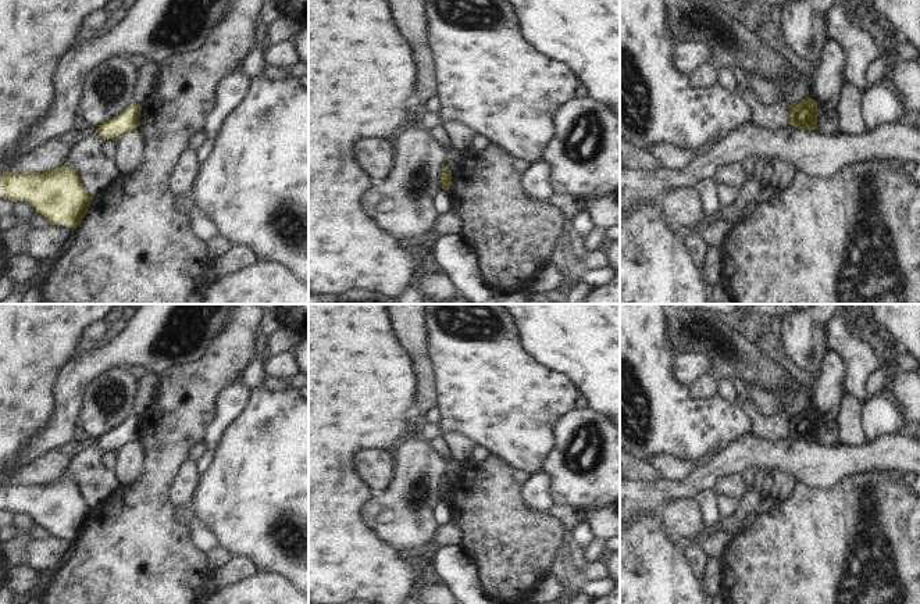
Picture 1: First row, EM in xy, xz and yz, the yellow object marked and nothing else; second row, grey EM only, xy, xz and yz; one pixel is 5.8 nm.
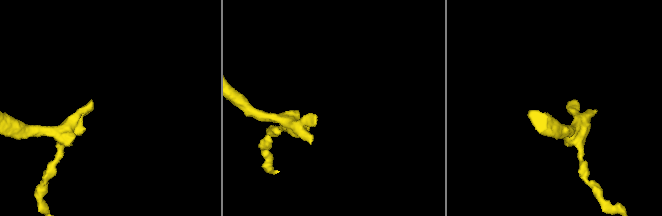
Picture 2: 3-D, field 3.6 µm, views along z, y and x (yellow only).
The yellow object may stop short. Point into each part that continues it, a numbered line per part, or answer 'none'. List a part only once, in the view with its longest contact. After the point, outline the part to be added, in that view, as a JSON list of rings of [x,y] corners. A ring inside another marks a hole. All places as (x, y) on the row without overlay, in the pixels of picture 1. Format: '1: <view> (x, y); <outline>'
none

